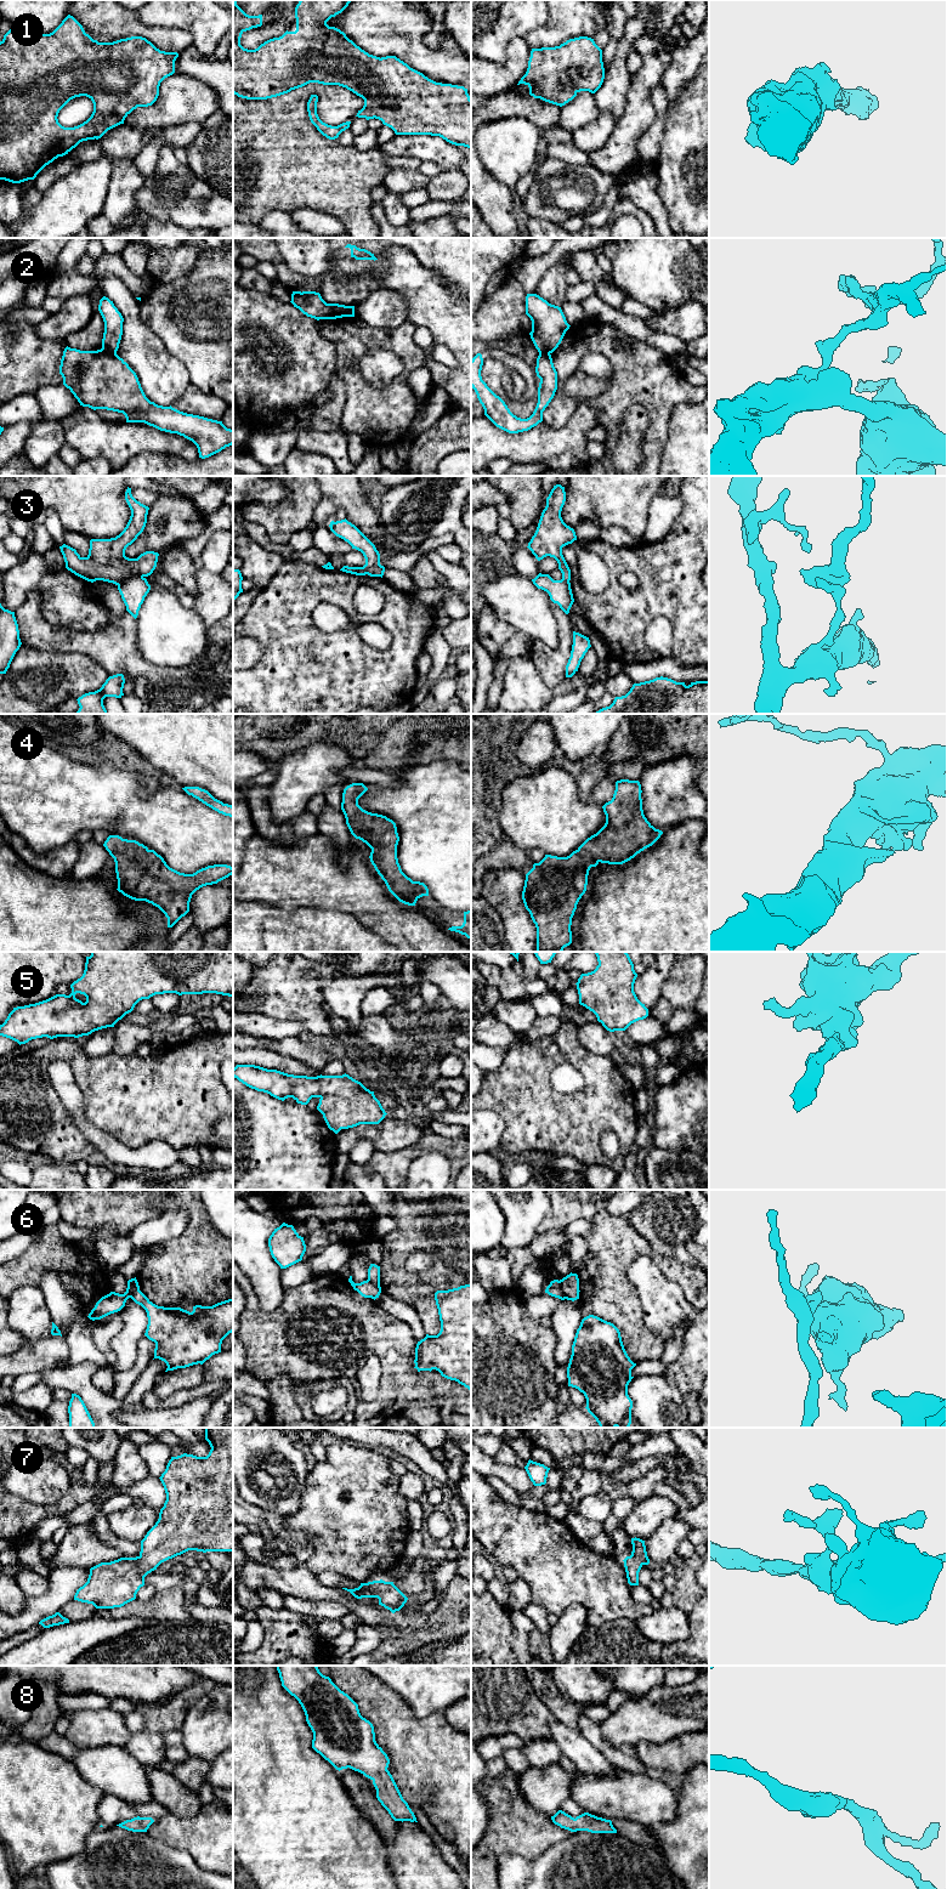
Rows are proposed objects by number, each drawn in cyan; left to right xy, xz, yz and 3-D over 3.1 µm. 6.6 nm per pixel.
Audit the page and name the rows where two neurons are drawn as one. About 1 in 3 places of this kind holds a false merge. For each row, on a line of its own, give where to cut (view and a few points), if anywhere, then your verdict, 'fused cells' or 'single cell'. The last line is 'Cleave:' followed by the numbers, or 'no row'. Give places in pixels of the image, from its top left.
1: no cut | single cell
2: xy (101, 349), (115, 355) | fused cells
3: xy (142, 576), (132, 576), (118, 585) | fused cells
4: no cut | single cell
5: no cut | single cell
6: yz (559, 1281), (561, 1292), (566, 1298) | fused cells
7: no cut | single cell
8: no cut | single cell
Cleave: 2, 3, 6

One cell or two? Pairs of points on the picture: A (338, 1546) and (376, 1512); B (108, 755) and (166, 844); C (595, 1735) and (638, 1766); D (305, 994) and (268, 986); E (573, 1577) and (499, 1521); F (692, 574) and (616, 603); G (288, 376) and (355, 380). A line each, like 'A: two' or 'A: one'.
A: one
B: two
C: one
D: one
E: one
F: one
G: two

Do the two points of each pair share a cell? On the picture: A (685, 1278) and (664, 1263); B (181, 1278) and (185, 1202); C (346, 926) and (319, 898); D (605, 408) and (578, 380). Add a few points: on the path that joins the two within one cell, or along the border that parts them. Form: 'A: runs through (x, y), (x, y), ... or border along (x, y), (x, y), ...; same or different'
A: runs through (680, 1274), (669, 1266); same
B: runs through (194, 1259), (194, 1221); same
C: border along (302, 907), (334, 908), (350, 913), (357, 920); different
D: border along (613, 379), (602, 392), (585, 400); different

